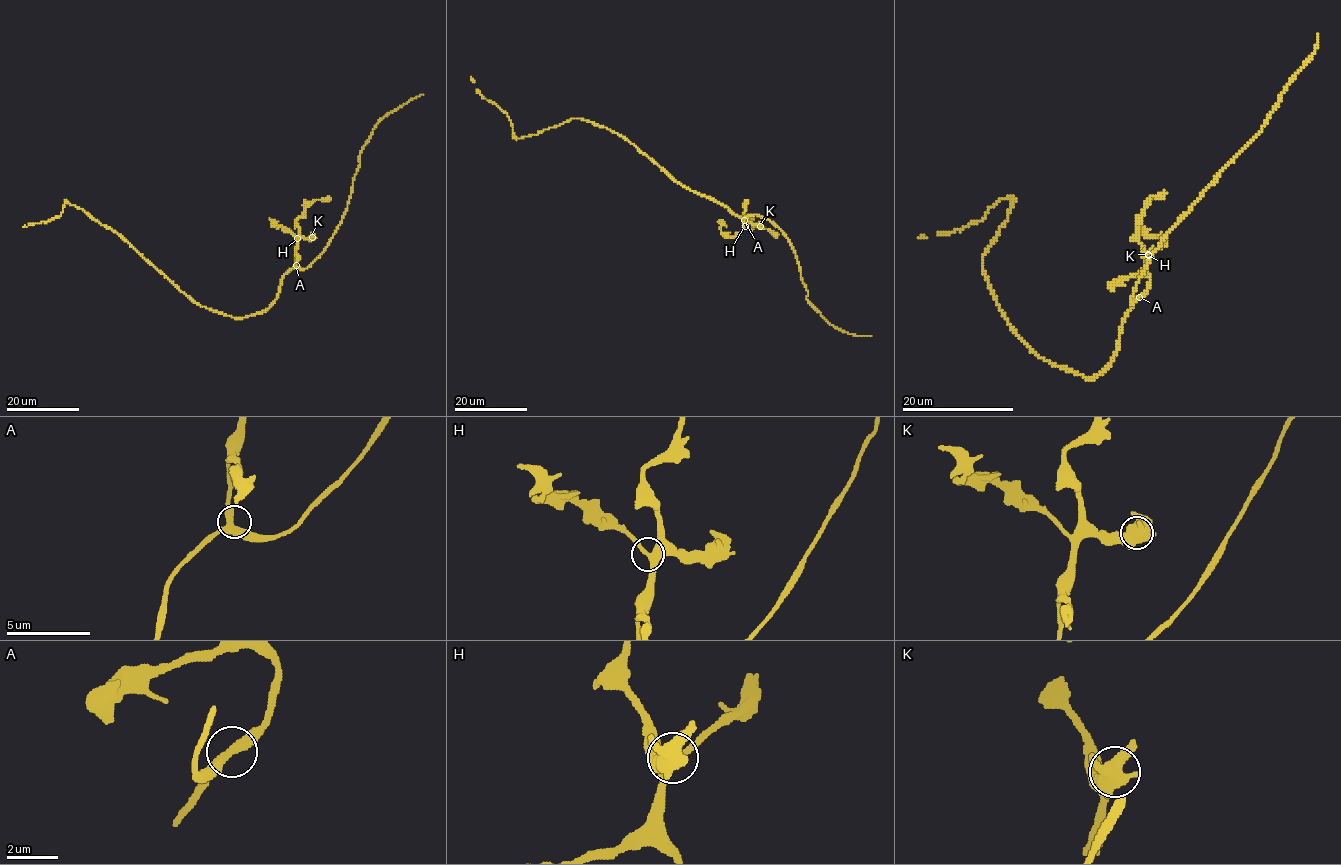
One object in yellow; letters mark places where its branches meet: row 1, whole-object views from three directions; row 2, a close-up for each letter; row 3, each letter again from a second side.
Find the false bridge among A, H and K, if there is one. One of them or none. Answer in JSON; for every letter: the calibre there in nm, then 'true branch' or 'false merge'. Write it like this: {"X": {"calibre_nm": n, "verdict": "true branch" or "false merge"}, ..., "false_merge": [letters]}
{"A": {"calibre_nm": 320, "verdict": "true branch"}, "H": {"calibre_nm": 320, "verdict": "true branch"}, "K": {"calibre_nm": 600, "verdict": "true branch"}, "false_merge": []}

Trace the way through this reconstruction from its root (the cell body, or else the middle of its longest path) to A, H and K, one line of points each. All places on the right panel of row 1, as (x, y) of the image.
A: (1100, 372), (1112, 361), (1123, 319), (1139, 297)
H: (1100, 372), (1112, 361), (1117, 349), (1124, 316), (1148, 287), (1149, 275), (1145, 268), (1148, 255)
K: (1100, 372), (1112, 361), (1117, 349), (1124, 316), (1148, 287), (1149, 275), (1144, 255), (1148, 254)

